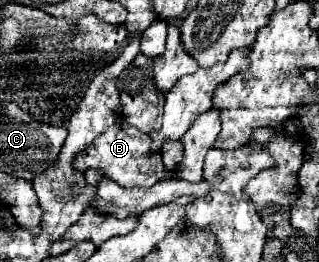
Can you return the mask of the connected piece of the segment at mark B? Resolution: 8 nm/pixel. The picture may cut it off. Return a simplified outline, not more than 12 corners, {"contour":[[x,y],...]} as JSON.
{"contour":[[126,121],[76,155],[74,169],[96,169],[122,187],[166,177],[152,139]]}

